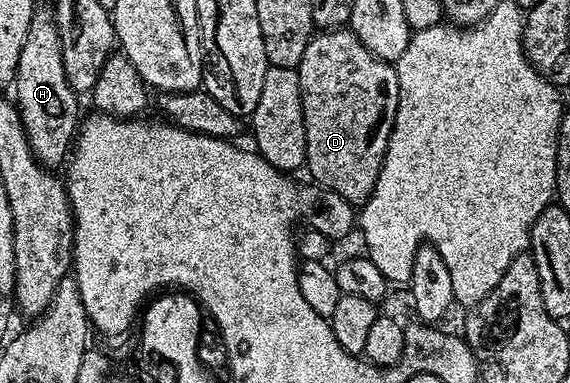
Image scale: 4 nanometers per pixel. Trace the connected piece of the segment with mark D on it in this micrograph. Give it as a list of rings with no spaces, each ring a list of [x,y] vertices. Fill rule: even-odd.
[[[340,27],[319,31],[312,36],[309,47],[305,47],[305,55],[301,55],[297,72],[305,119],[306,172],[311,172],[312,182],[341,195],[341,199],[351,205],[362,206],[373,195],[373,187],[377,183],[377,175],[381,171],[397,115],[399,76],[394,64],[373,55],[350,28]]]

